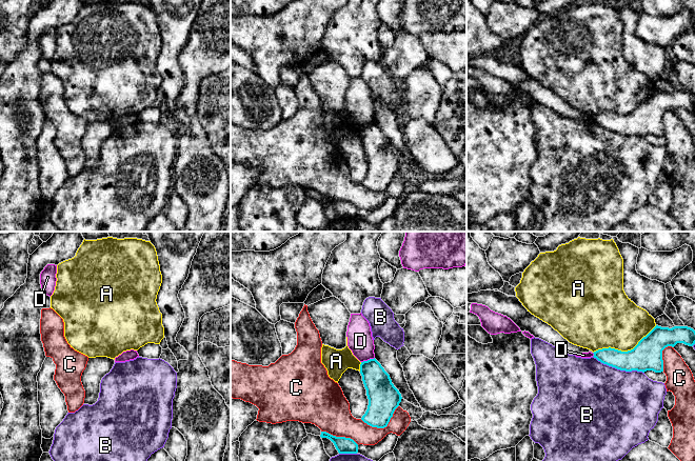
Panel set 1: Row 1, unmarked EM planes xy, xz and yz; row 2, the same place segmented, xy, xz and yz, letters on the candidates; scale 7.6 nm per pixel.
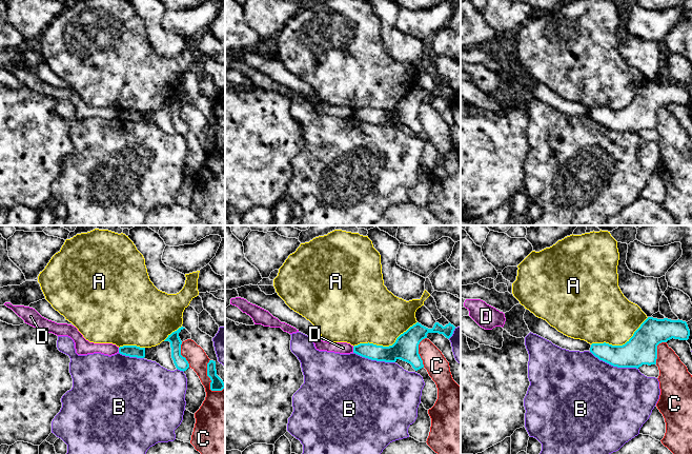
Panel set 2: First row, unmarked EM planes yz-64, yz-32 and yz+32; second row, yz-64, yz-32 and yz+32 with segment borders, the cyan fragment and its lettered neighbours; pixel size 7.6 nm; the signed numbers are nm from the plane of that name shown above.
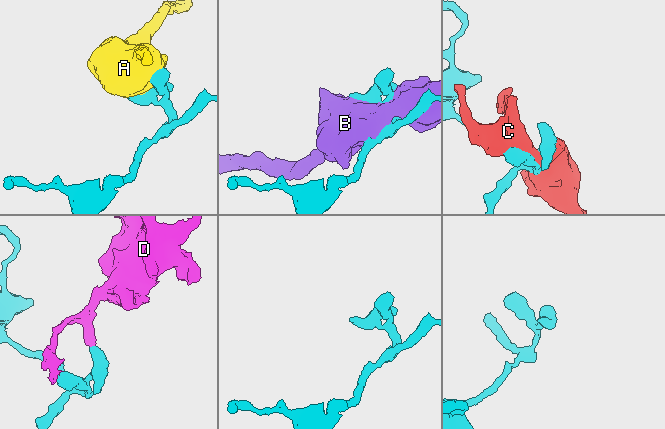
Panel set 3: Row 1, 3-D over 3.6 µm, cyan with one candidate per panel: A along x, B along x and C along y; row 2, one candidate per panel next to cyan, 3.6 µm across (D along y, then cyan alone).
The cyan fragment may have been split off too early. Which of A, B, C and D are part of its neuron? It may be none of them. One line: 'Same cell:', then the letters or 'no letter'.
Same cell: no letter

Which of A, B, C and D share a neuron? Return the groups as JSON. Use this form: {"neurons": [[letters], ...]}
{"neurons": [["A"], ["B"], ["C"], ["D"]]}

